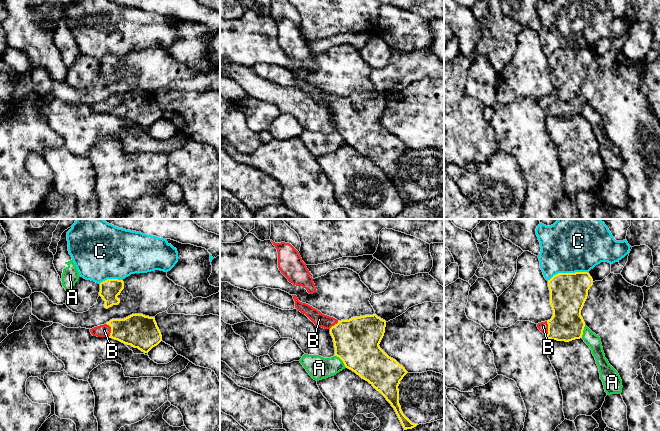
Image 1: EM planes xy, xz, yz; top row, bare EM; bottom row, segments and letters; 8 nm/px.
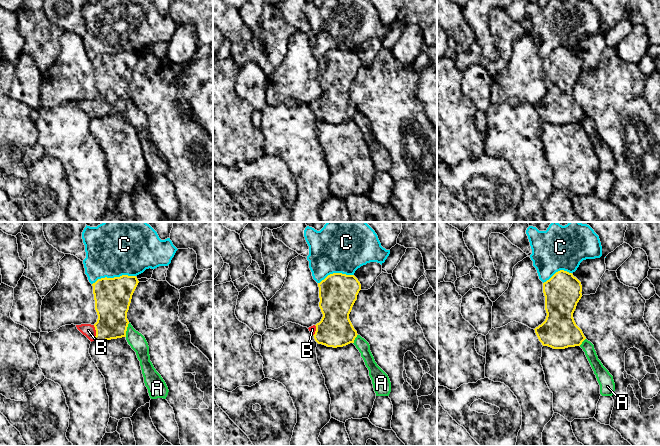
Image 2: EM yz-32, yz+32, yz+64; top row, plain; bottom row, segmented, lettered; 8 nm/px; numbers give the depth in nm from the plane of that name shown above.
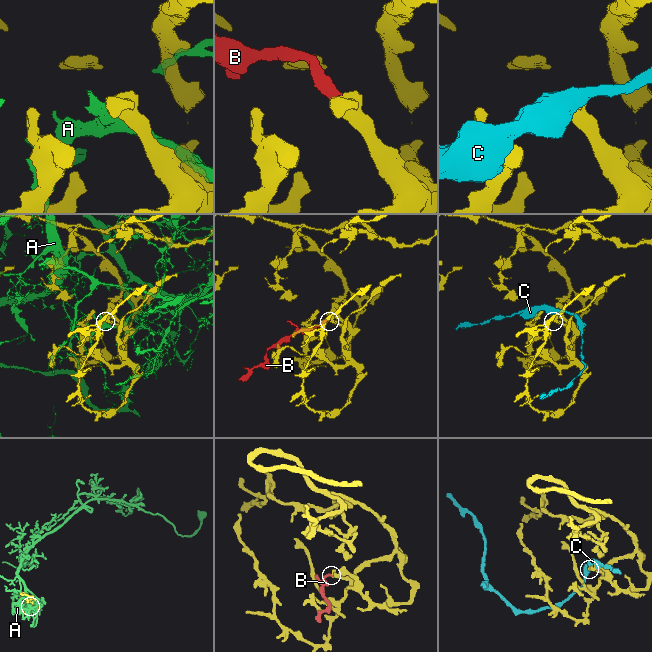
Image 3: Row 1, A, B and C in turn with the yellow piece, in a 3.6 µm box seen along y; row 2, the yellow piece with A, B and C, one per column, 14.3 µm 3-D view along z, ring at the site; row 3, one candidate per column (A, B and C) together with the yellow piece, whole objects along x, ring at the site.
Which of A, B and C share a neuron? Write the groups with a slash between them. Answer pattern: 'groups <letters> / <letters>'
groups A / B / C

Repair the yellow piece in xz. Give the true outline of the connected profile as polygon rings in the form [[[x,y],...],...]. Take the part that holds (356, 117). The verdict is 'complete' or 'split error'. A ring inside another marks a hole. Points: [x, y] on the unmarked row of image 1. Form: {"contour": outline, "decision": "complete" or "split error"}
{"contour": [[[292,71],[295,84],[305,90],[315,101],[329,105],[339,133],[346,144],[368,157],[394,184],[404,206],[418,200],[412,199],[402,188],[398,162],[408,149],[395,135],[379,122],[386,97],[376,90],[341,96],[324,91],[312,82],[302,79]]], "decision": "split error"}

